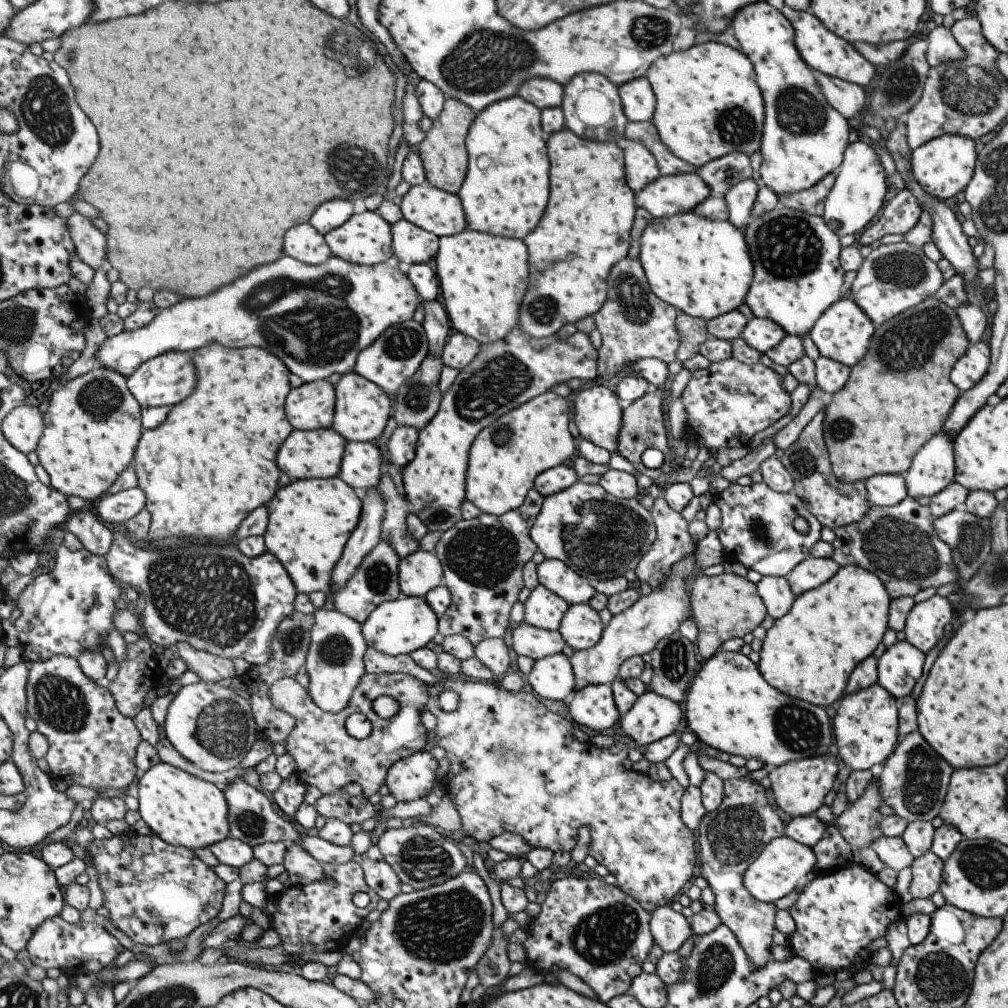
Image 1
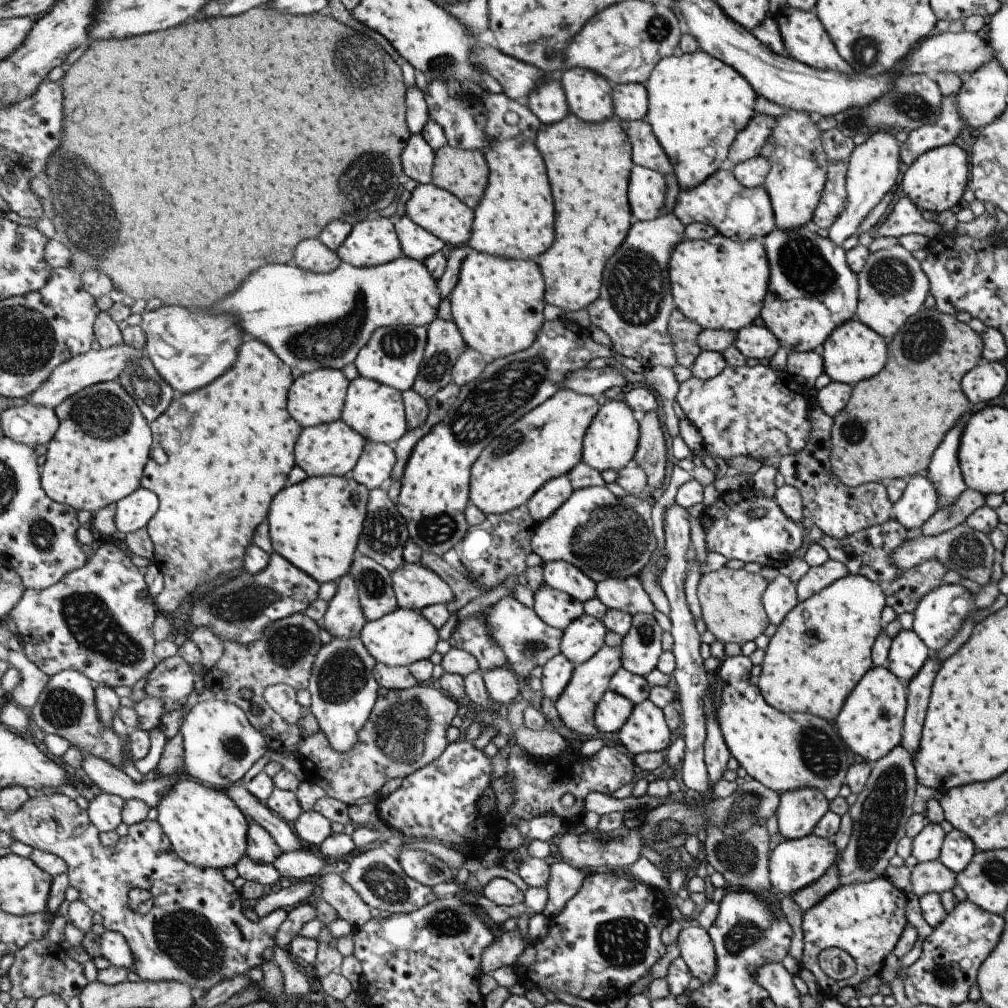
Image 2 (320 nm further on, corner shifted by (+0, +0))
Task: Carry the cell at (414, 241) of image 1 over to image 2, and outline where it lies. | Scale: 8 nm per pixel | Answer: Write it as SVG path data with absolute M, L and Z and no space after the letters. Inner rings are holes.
M409 216L393 218L396 224L397 235L399 235L404 257L425 263L431 256L442 252L447 244L437 238L435 234L425 230L423 226L415 224Z

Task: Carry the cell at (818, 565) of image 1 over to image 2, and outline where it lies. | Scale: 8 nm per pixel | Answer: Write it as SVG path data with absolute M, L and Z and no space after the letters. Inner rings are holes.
M828 559L821 566L809 567L809 570L795 582L796 598L798 602L804 602L807 598L817 594L835 582L839 578L848 575L845 566L841 562Z

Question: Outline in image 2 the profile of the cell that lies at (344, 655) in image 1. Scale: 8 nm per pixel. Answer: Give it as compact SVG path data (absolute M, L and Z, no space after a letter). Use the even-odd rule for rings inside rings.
M337 638L323 644L313 664L308 691L312 696L311 711L319 722L331 746L337 752L349 752L359 742L361 728L367 724L375 709L380 683L376 680L376 659L369 653L362 638Z

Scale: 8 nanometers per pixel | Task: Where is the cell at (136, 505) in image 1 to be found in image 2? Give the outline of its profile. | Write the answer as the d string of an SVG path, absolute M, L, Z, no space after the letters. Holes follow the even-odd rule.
M140 487L117 503L115 524L123 536L147 528L159 510L160 499L155 492Z

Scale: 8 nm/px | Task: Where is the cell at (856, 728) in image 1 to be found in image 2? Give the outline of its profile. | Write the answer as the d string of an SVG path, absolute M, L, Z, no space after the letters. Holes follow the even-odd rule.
M872 667L853 686L835 718L836 731L846 749L871 764L881 759L901 741L906 708L906 686L886 667Z

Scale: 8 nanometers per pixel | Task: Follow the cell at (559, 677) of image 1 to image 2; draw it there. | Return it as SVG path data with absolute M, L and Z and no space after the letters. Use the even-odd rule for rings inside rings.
M560 653L547 662L542 671L542 692L545 697L556 702L569 687L575 673L576 665Z

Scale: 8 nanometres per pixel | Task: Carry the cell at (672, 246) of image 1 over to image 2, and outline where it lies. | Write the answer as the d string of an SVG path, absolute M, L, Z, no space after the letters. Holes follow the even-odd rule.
M715 234L707 240L689 240L677 244L669 260L672 294L676 307L703 329L737 332L752 325L761 310L767 292L769 266L761 239L732 240Z

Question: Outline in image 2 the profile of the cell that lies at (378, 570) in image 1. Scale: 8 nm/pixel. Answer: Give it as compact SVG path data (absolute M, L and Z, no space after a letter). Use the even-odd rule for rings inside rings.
M358 555L350 572L359 586L361 607L368 621L375 621L399 608L392 573L379 562Z

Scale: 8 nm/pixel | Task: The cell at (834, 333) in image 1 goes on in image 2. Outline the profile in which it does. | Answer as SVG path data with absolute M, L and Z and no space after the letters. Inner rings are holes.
M851 318L847 322L843 322L841 326L833 328L829 332L829 336L825 338L823 348L822 366L823 372L833 382L841 382L841 384L849 384L853 386L861 380L871 378L883 368L886 358L887 340L883 339L879 334L876 334L856 320Z

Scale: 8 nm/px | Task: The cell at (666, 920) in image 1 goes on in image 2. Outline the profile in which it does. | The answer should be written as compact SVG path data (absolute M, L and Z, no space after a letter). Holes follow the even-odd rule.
M687 923L680 930L676 944L680 950L680 956L687 962L691 973L700 979L702 984L709 982L715 974L715 954L707 932L696 923Z

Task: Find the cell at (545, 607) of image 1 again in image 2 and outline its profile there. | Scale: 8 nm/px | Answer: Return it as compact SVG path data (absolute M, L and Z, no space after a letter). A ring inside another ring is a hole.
M545 586L535 591L535 604L533 610L537 612L543 622L561 631L568 629L585 614L583 602L573 598L561 590Z

